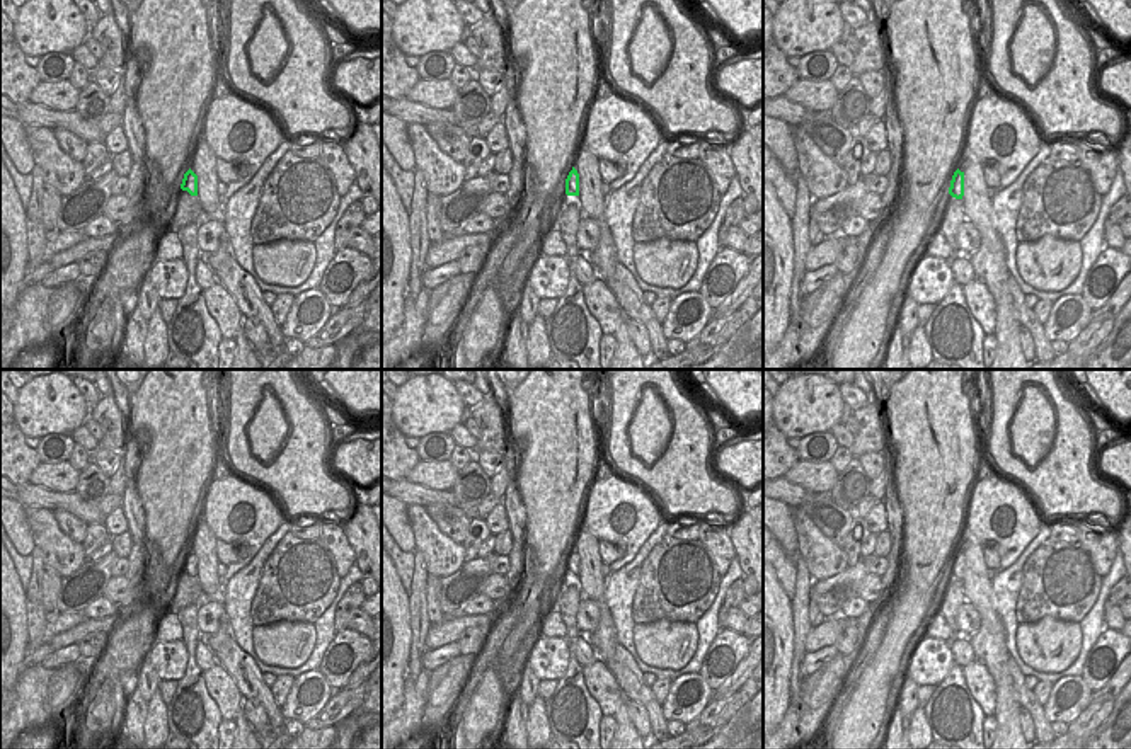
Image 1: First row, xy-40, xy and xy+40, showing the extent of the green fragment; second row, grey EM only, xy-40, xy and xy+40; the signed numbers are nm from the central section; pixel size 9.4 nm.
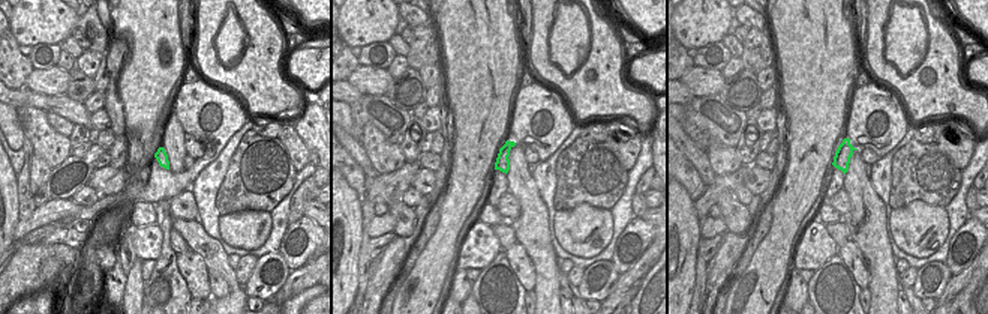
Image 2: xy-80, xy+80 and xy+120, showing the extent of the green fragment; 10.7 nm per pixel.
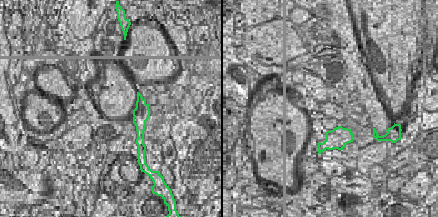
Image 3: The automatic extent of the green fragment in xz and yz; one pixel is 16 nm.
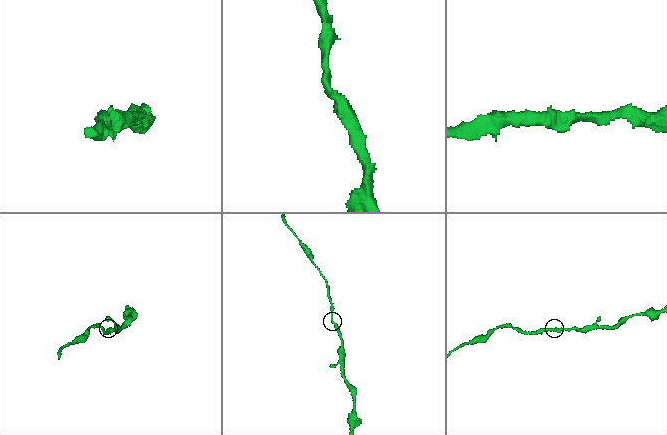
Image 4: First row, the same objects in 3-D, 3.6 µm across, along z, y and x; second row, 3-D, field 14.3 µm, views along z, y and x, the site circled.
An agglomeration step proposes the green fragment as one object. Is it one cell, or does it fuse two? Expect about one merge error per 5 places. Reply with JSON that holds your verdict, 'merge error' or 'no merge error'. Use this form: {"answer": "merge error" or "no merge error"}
{"answer": "no merge error"}

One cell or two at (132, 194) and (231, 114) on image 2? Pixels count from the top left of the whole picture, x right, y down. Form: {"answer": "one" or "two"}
{"answer": "one"}

